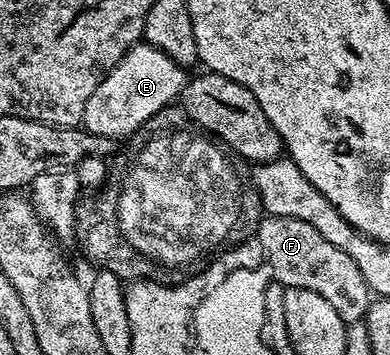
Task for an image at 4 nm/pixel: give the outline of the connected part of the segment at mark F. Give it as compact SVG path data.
M265 215L257 226L255 238L265 250L265 263L270 276L281 282L282 288L311 289L319 293L335 309L348 325L364 320L371 302L371 292L363 273L355 266L355 261L340 249L335 249L320 236L317 229L307 225L307 221L295 221L295 217L275 217Z

